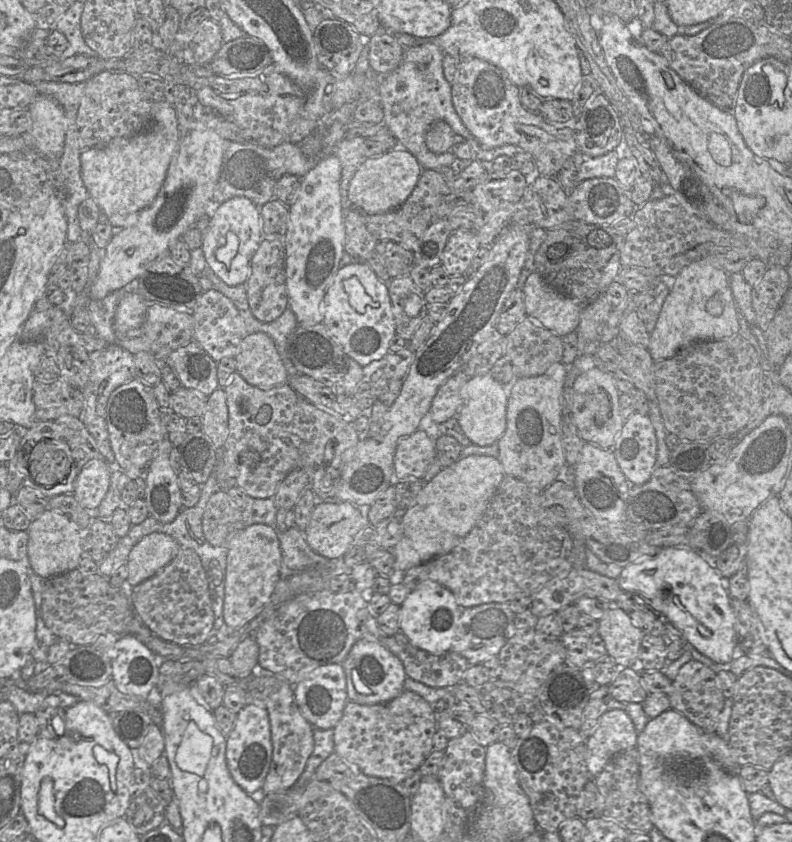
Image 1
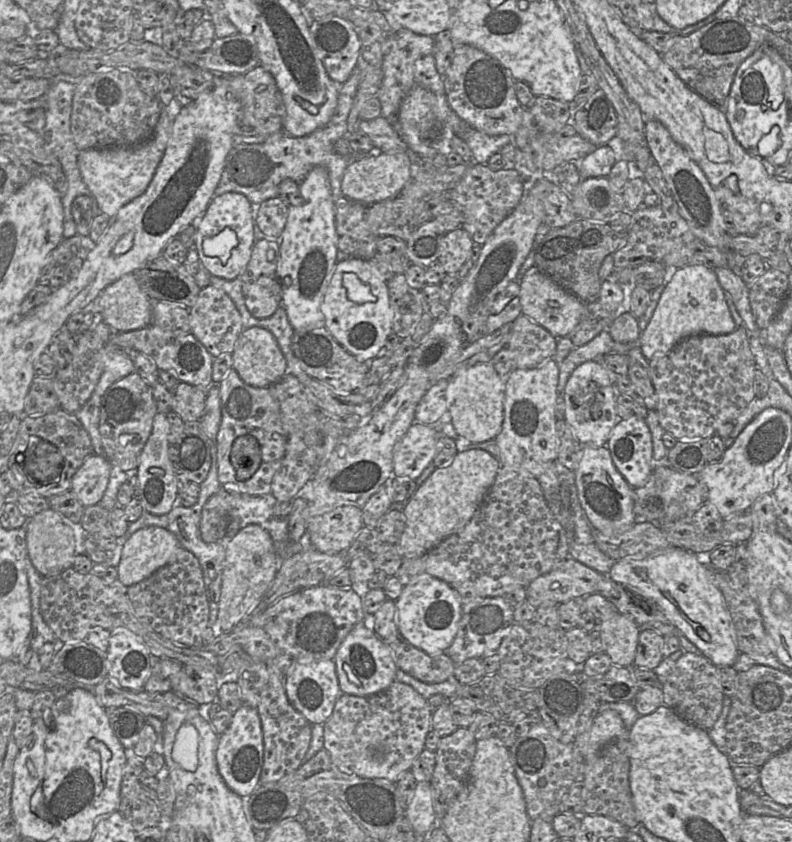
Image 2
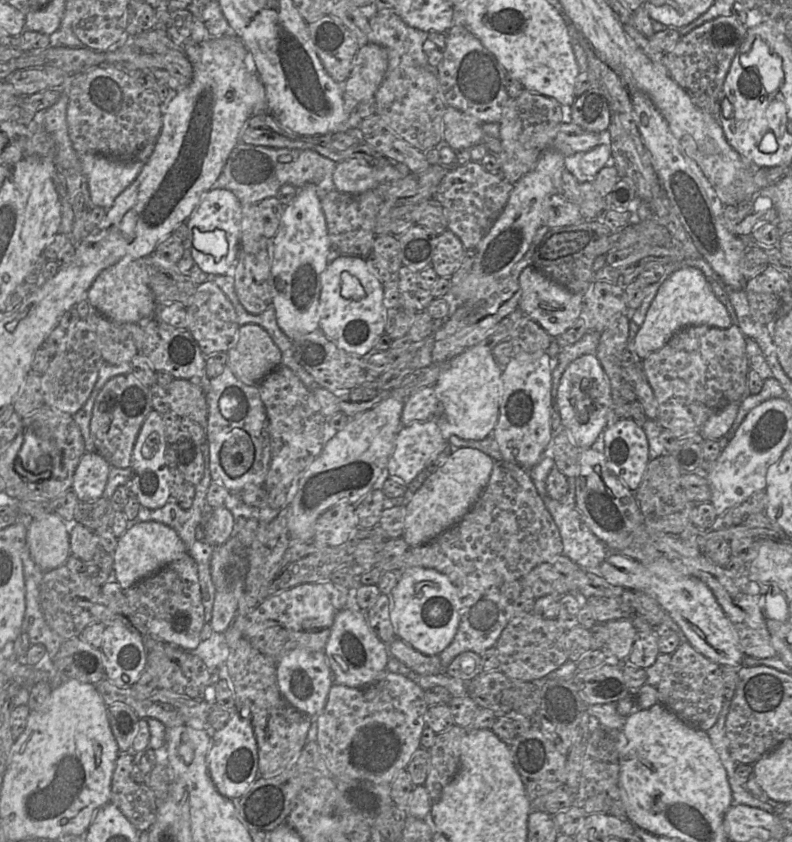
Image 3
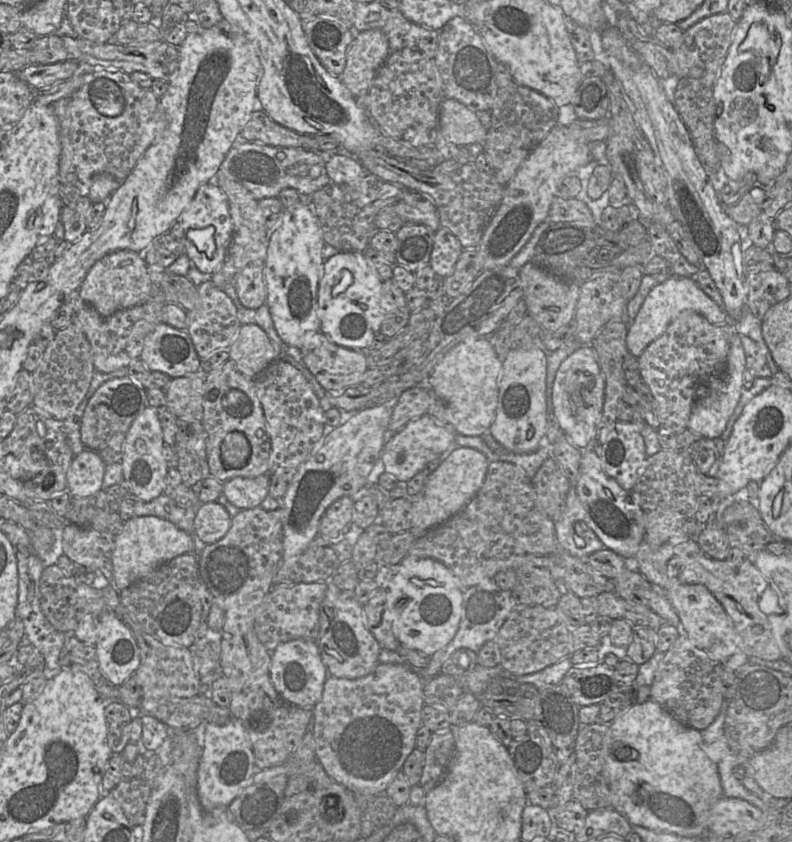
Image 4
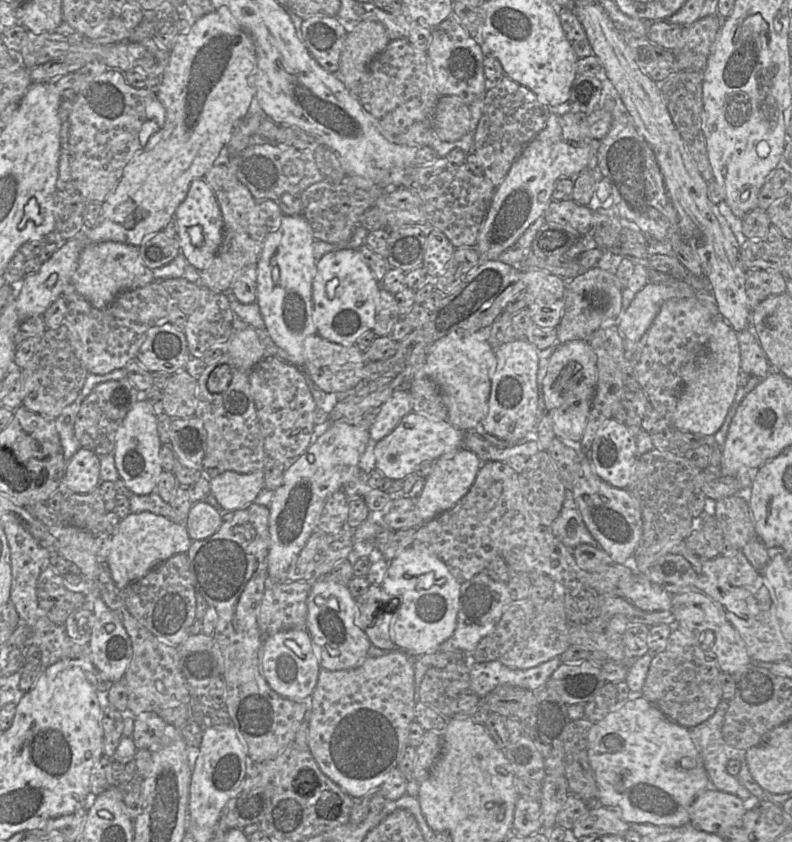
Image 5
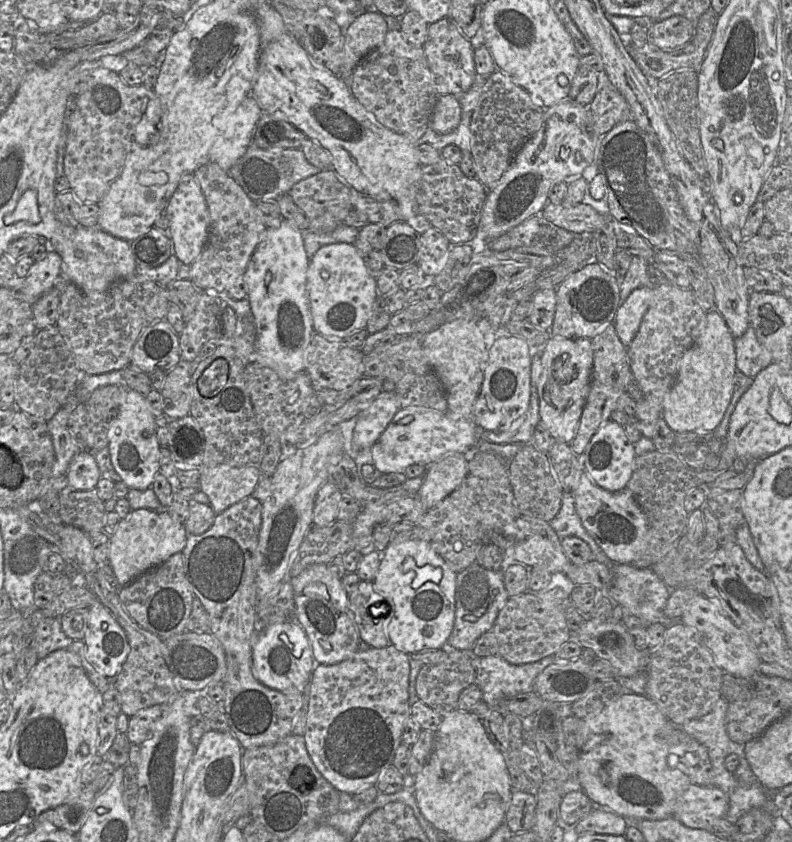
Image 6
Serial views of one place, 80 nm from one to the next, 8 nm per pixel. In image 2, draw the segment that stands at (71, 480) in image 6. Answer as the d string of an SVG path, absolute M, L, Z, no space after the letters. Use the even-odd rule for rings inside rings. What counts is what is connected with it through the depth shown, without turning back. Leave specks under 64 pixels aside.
M89 455L72 478L71 491L84 507L97 505L108 486L112 465L105 456Z

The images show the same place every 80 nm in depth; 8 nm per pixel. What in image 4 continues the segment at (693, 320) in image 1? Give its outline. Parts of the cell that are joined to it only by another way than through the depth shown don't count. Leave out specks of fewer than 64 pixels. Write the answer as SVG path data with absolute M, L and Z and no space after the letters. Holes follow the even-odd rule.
M674 276L652 288L636 317L633 320L629 320L626 338L628 351L638 358L646 347L659 338L665 332L668 325L685 310L691 310L701 314L708 322L714 325L735 325L736 322L715 301L707 296L693 280Z

